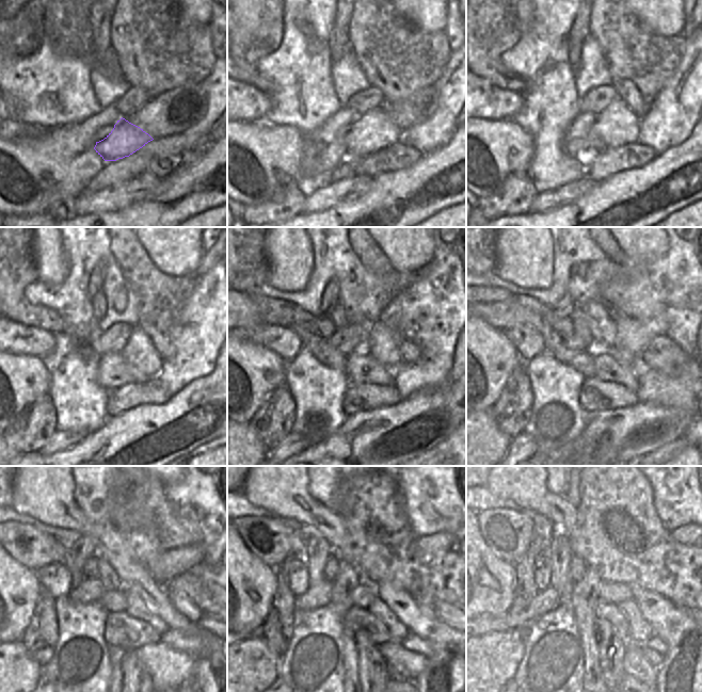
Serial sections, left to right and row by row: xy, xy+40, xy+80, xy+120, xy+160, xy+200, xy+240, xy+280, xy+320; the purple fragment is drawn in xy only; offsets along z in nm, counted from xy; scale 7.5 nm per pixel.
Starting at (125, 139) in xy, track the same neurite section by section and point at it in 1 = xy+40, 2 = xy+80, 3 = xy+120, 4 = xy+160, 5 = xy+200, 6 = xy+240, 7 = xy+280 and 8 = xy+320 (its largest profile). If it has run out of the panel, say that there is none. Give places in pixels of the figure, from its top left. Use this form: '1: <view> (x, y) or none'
1: xy+40 (372, 131)
2: xy+80 (617, 126)
3: xy+120 (140, 352)
4: xy+160 (383, 344)
5: xy+200 (632, 336)
6: xy+240 (173, 562)
7: xy+280 (428, 548)
8: xy+320 (683, 534)

